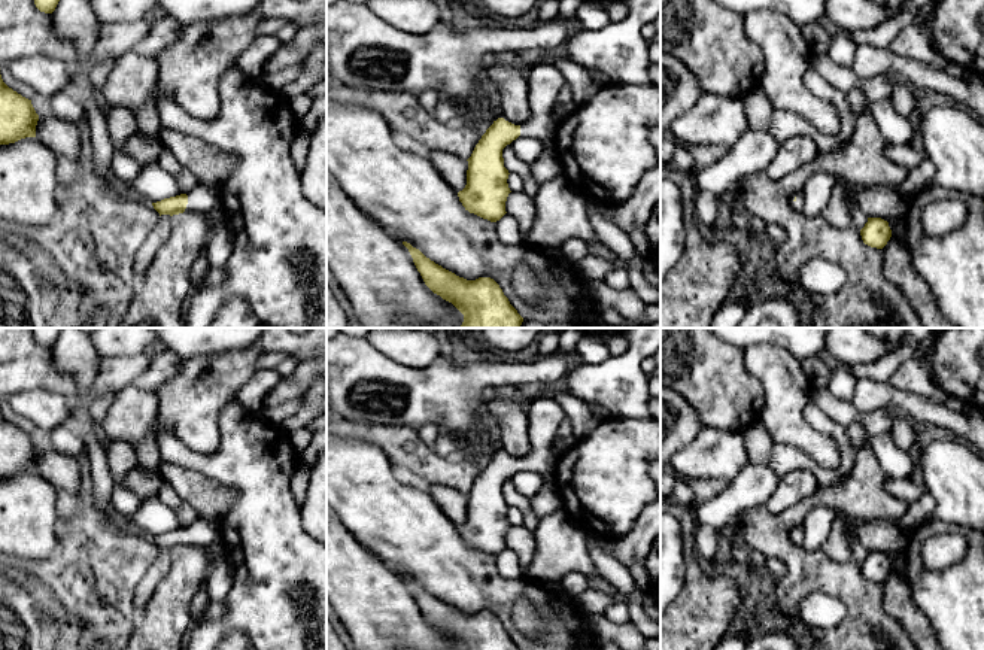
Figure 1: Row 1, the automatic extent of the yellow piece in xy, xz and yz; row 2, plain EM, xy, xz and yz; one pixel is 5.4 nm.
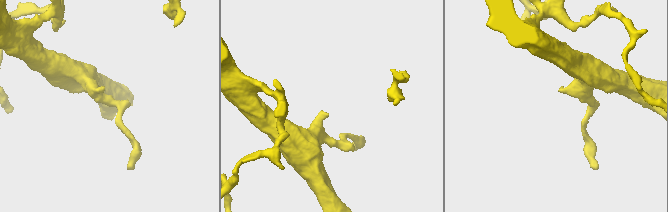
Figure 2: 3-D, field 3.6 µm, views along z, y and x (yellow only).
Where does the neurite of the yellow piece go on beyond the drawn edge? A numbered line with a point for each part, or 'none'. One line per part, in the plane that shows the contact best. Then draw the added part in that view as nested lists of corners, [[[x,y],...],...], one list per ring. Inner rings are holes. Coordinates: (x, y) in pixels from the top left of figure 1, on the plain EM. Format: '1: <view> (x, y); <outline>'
1: xy (203, 532); [[[197,517],[188,529],[188,538],[183,547],[198,549],[218,541],[222,541],[219,522]]]

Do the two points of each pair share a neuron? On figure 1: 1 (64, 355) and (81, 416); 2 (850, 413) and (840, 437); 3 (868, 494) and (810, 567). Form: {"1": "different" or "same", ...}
{"1": "same", "2": "different", "3": "same"}

